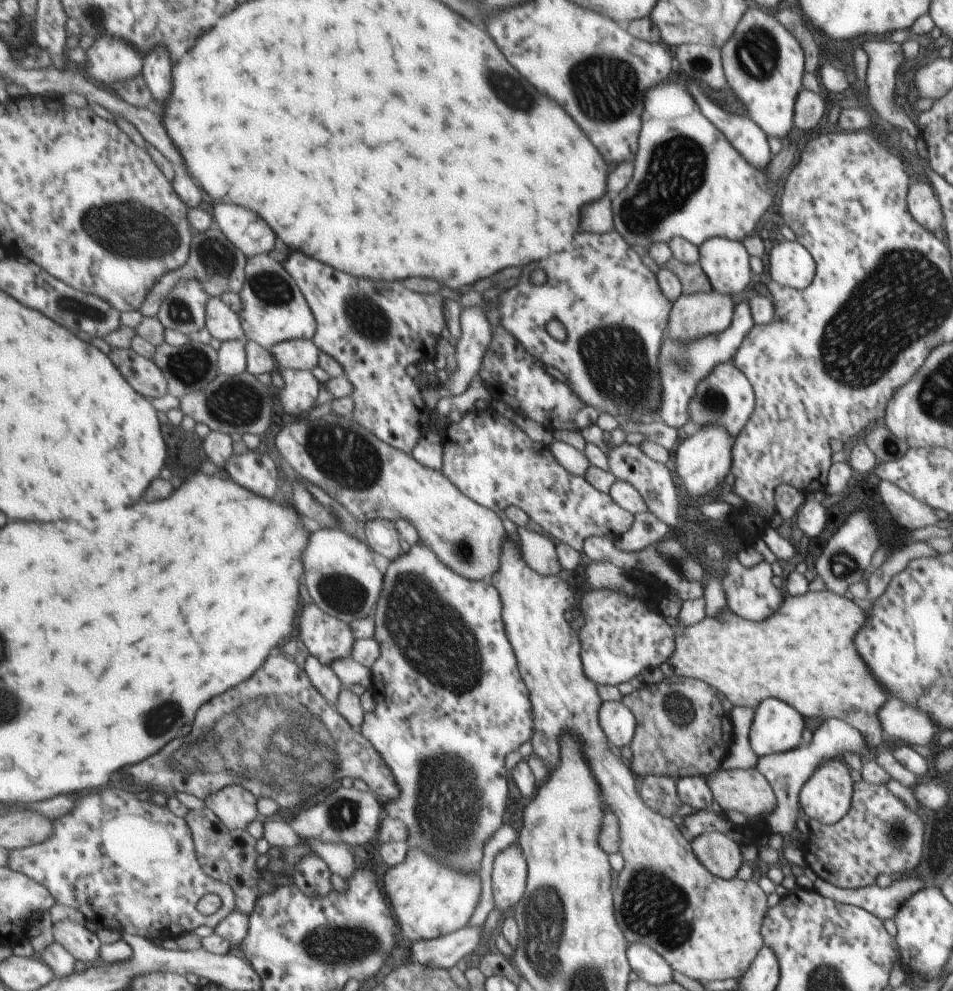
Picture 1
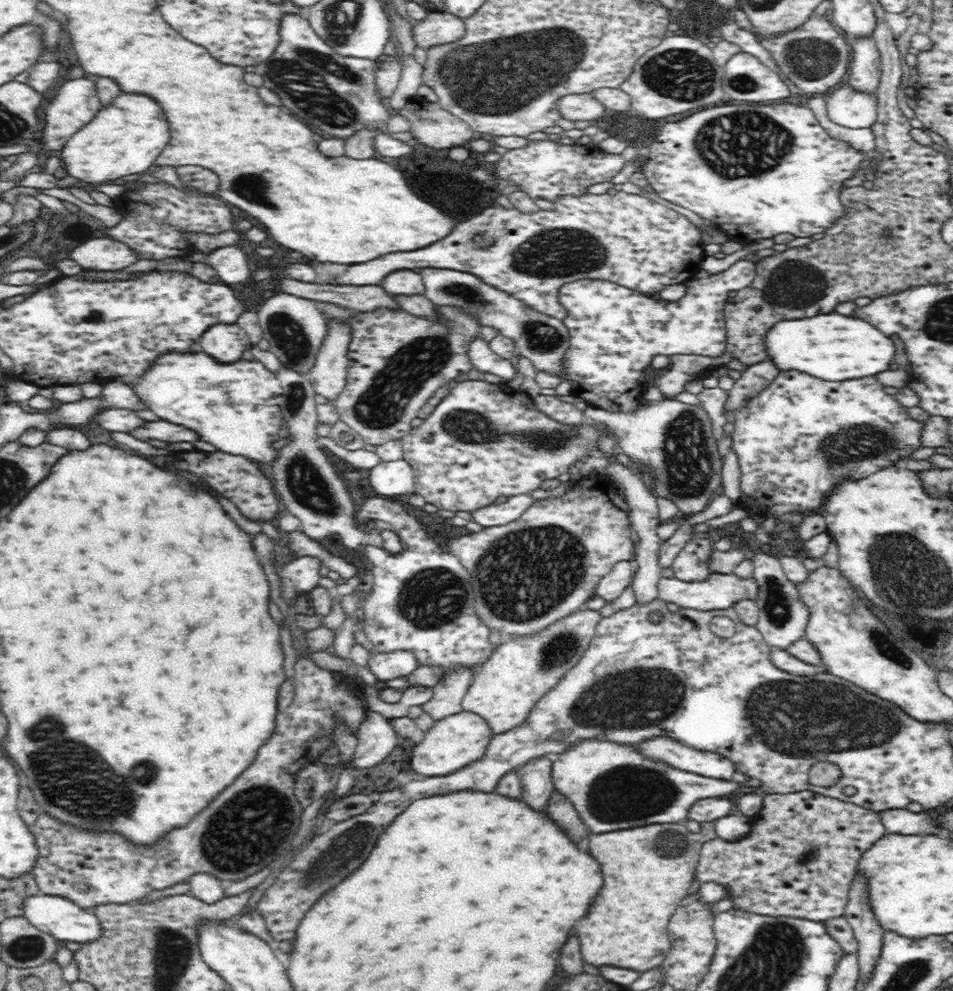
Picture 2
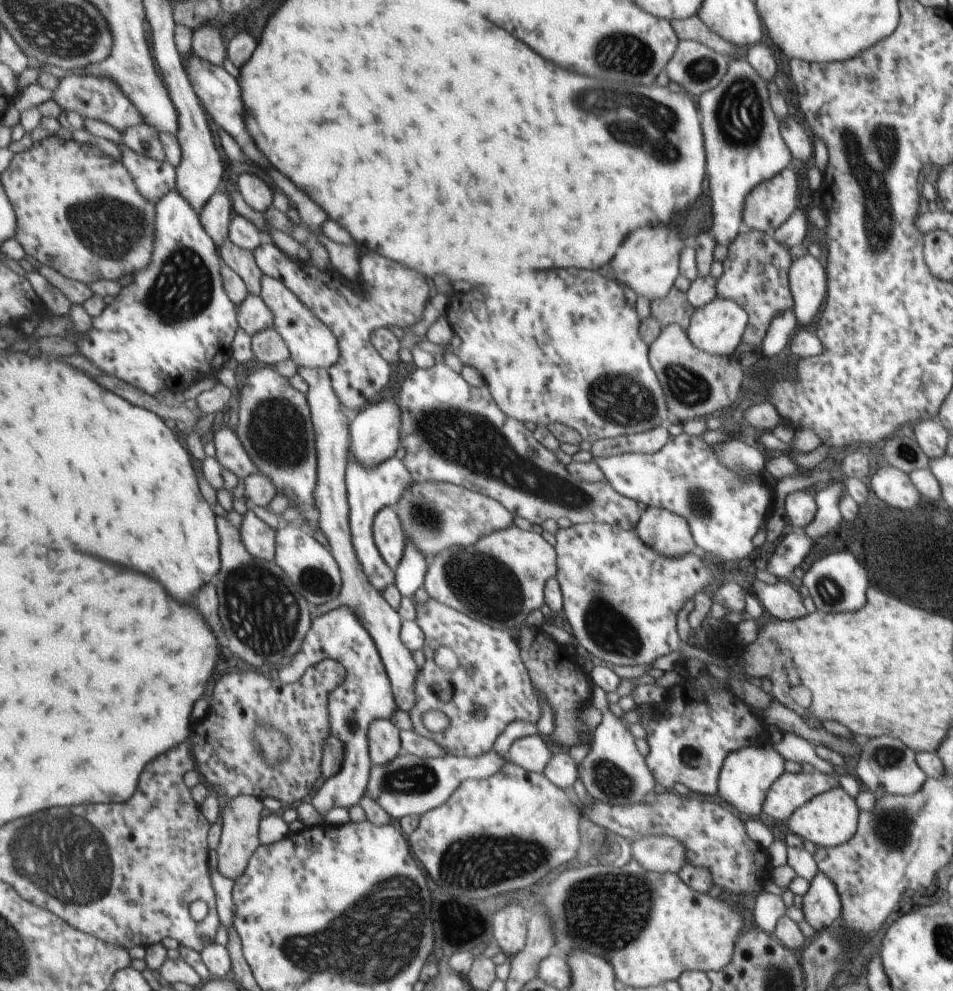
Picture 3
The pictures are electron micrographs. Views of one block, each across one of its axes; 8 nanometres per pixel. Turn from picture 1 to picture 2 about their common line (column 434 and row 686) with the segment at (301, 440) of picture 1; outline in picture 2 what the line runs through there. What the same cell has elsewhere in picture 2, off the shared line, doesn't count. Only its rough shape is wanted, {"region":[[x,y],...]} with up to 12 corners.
{"region":[[584,606],[509,636],[463,710],[515,729],[581,658],[602,617]]}

